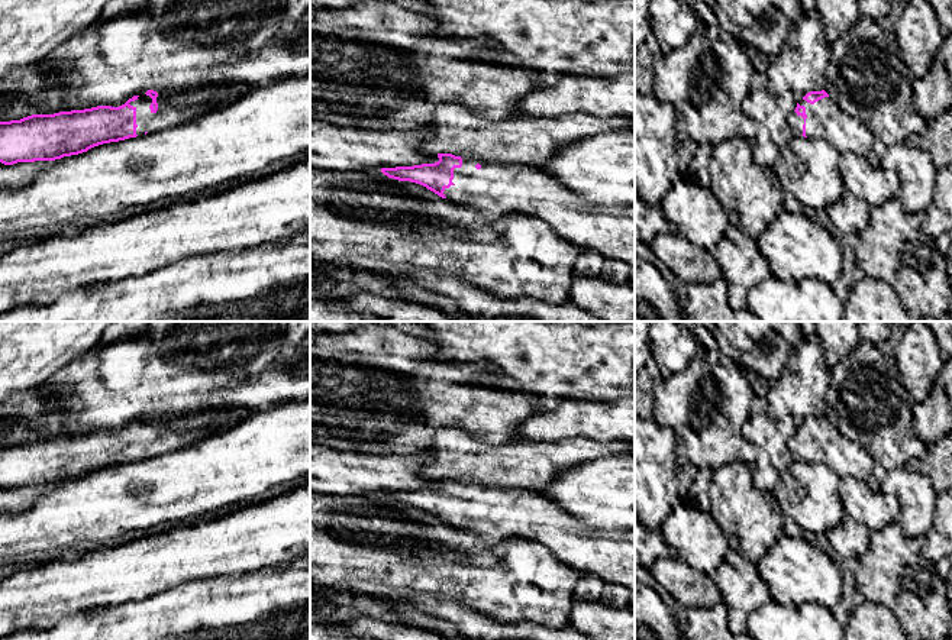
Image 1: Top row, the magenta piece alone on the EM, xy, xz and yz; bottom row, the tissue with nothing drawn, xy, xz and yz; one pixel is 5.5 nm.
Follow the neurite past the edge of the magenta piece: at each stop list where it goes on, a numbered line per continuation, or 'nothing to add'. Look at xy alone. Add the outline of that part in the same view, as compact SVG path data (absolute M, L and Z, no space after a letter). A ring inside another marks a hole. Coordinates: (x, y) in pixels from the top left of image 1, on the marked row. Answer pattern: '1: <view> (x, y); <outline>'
1: xy (167, 116); M162 87L158 91L158 110L155 113L149 109L152 98L146 94L141 94L135 101L129 103L136 109L138 136L183 125L213 110L212 103L167 104L165 98L171 94L170 90L170 87Z

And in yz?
1: yz (826, 120); M830 97L814 104L800 100L798 104L806 107L807 138L824 139L839 153L853 152L867 156L871 152L875 140L872 132L861 120L846 114Z

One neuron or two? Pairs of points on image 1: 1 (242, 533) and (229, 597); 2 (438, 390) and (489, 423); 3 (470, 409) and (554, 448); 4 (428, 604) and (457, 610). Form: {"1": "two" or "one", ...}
{"1": "two", "2": "one", "3": "two", "4": "one"}

